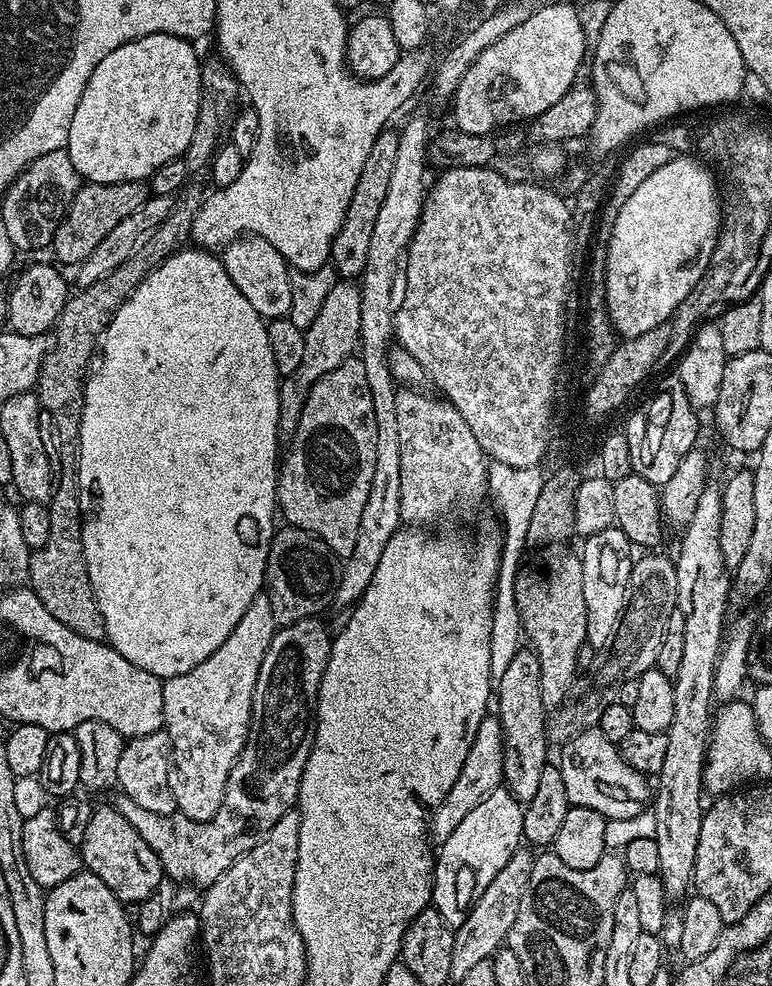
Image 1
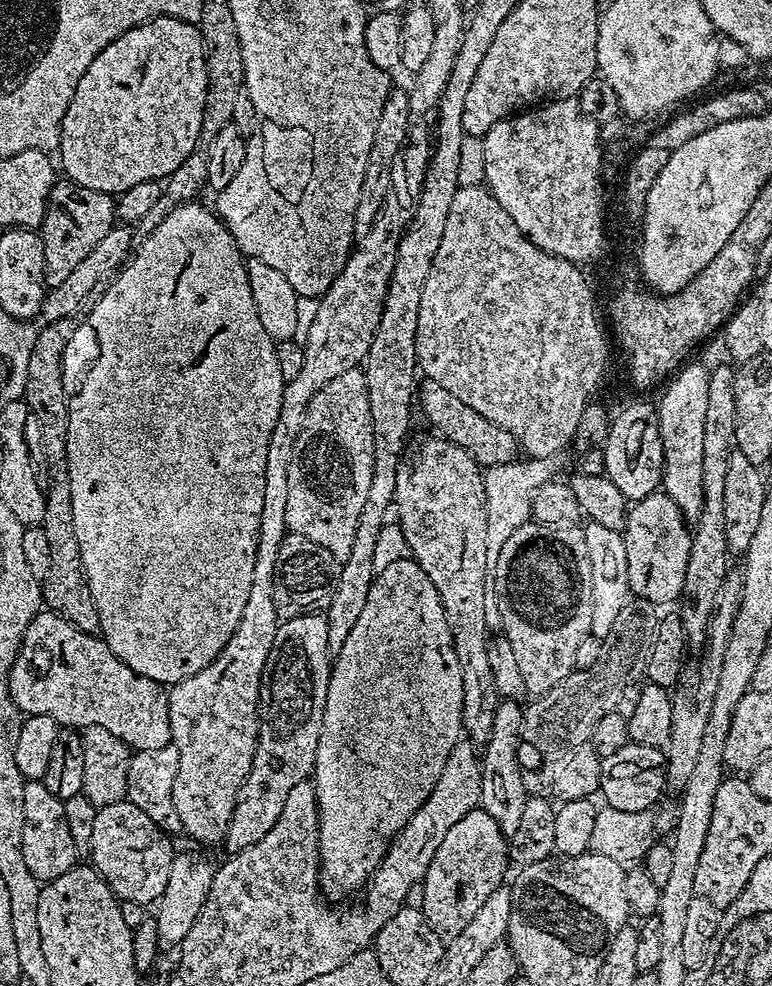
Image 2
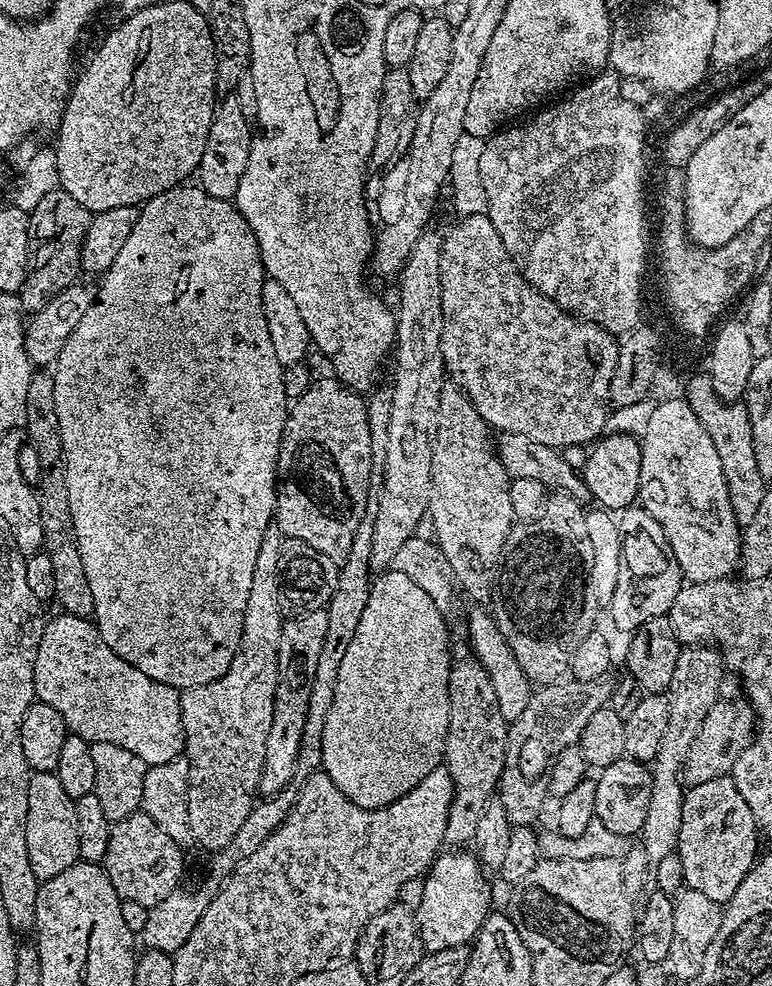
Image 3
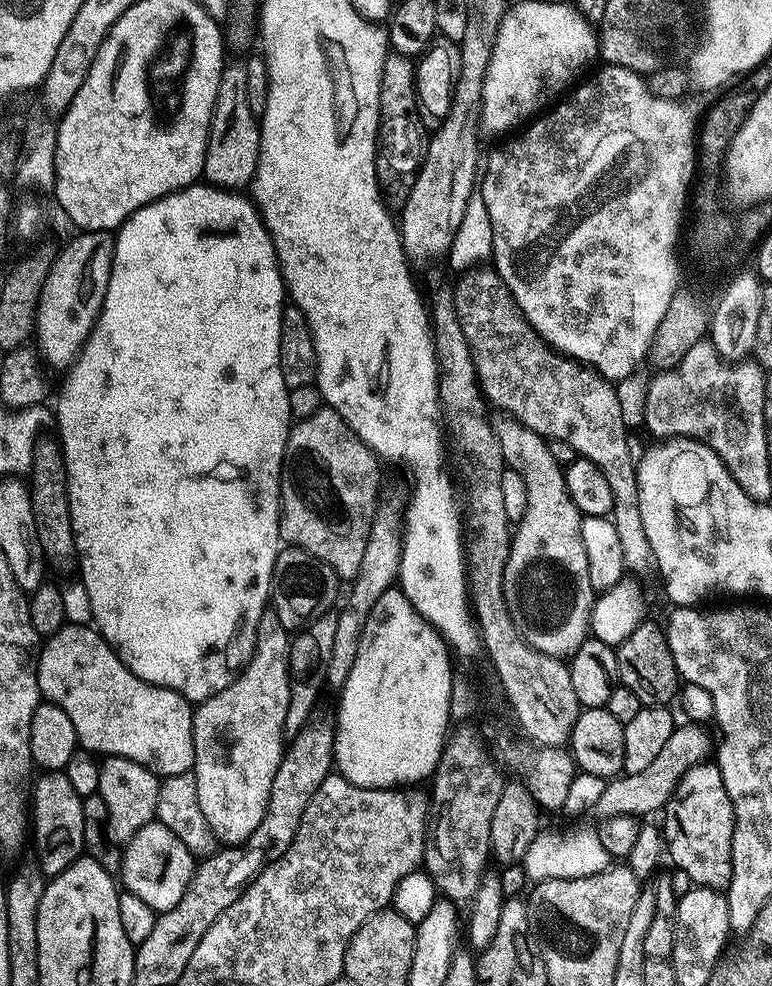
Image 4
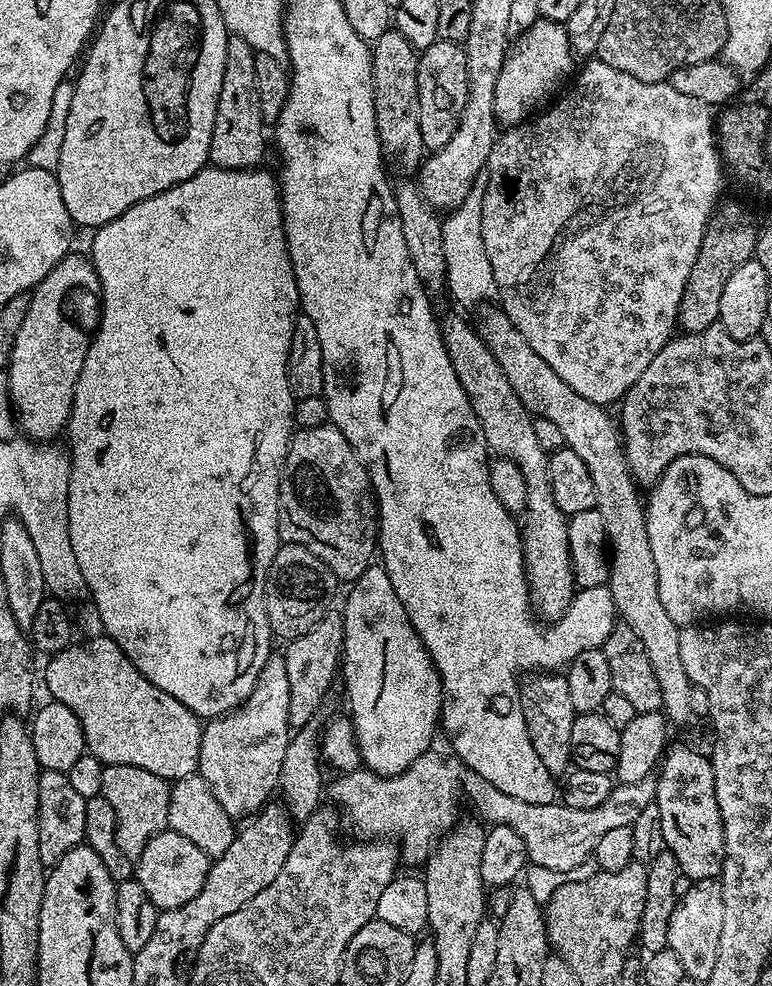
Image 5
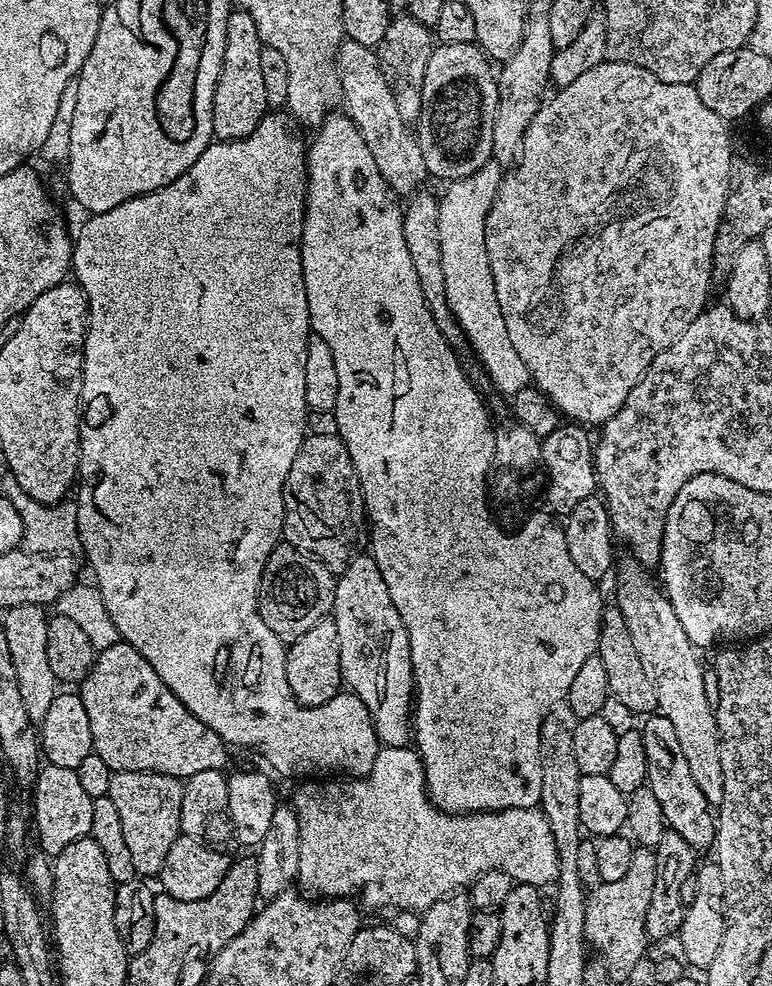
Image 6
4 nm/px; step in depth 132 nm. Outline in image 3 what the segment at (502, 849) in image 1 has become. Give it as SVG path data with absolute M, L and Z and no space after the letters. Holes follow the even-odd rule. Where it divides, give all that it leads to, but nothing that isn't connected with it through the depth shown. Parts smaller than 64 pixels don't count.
M444 850L436 857L422 880L422 902L414 910L416 924L420 927L420 937L429 953L441 952L454 946L471 945L480 933L480 927L487 918L492 904L492 888L488 885L486 869L475 855L468 850Z

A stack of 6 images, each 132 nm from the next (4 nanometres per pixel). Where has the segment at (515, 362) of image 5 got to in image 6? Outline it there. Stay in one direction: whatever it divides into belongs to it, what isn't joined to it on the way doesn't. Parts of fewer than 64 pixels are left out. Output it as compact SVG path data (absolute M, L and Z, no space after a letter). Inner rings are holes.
M624 558L615 569L616 600L614 606L622 610L622 618L626 618L626 627L630 630L630 639L634 642L634 650L638 650L638 658L642 662L642 670L646 670L646 678L650 678L650 686L654 686L654 698L659 715L670 718L674 725L674 734L678 738L678 746L682 746L682 758L690 766L690 774L698 785L698 790L706 796L710 806L718 806L724 797L722 786L722 758L720 757L720 735L716 725L716 710L713 701L704 693L704 668L700 665L701 653L686 638L686 630L682 630L682 622L678 622L678 614L674 614L674 606L670 606L668 597L664 595L661 585L651 580L649 569L643 568L637 560Z

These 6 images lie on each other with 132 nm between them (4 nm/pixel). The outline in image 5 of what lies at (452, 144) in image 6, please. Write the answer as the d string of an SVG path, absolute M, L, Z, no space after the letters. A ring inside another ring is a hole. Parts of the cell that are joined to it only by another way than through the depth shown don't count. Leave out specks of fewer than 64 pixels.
M437 39L419 53L418 94L420 95L420 121L425 149L435 150L446 146L458 130L462 112L468 101L468 70L466 54L460 44Z

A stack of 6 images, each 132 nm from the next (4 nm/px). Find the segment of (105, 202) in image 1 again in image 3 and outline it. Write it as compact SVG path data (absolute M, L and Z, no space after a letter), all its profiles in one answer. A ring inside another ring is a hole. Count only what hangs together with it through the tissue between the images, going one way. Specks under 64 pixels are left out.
M61 187L54 189L50 194L46 194L38 206L34 206L32 212L28 213L28 255L30 257L30 267L28 276L18 293L19 307L25 313L33 314L42 310L52 298L61 294L62 290L66 290L70 285L77 283L79 276L76 275L81 275L82 272L80 255L86 242L86 232L90 230L92 218L93 213L88 212L86 206L82 206L74 198L70 198L70 194L66 194Z

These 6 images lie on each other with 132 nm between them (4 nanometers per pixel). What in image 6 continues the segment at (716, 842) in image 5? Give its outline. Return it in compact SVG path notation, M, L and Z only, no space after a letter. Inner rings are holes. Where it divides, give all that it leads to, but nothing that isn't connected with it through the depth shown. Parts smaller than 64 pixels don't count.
M652 714L639 729L642 747L646 750L646 766L648 779L646 786L654 790L654 798L662 802L662 814L665 825L697 850L711 849L716 843L716 816L706 802L706 796L694 782L690 774L690 766L686 758L682 758L682 746L678 746L678 738L674 734L674 725L670 718Z

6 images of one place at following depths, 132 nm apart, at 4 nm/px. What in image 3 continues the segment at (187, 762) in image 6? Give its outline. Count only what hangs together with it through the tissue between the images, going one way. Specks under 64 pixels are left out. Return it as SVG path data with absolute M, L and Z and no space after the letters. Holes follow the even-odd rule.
M59 614L43 625L36 651L35 699L54 706L66 722L69 733L84 740L114 742L130 754L138 754L146 766L170 762L184 751L180 713L180 692L168 684L146 678L130 666L106 642L91 619Z

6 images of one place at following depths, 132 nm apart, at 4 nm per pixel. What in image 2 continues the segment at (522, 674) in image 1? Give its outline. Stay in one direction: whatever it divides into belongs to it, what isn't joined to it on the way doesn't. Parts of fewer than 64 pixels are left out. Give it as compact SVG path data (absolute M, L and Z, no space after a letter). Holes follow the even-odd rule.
M501 699L494 714L494 726L490 730L488 743L482 748L482 794L479 807L484 809L494 822L504 832L505 837L510 838L514 830L518 830L518 821L522 818L522 810L526 806L530 795L530 789L524 785L526 773L520 767L520 754L522 751L522 726L524 725L524 708L515 699Z

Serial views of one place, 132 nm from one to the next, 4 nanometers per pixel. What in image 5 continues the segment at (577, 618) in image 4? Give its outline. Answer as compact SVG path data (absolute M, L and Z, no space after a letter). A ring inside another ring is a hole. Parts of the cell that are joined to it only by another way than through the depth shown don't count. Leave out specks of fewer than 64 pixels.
M448 312L439 317L438 323L446 354L450 354L450 366L454 366L454 374L458 374L462 390L466 390L466 398L482 426L482 434L486 434L489 449L497 457L514 462L522 470L522 478L526 478L528 507L522 516L522 535L528 592L532 596L533 609L541 621L560 620L568 612L572 600L577 599L578 585L568 545L569 517L558 510L558 502L554 502L554 490L550 486L549 453L544 452L534 434L532 413L522 406L522 398L514 394L514 386L510 386L506 374L502 374L498 358L490 354L473 321L471 324L466 317Z

